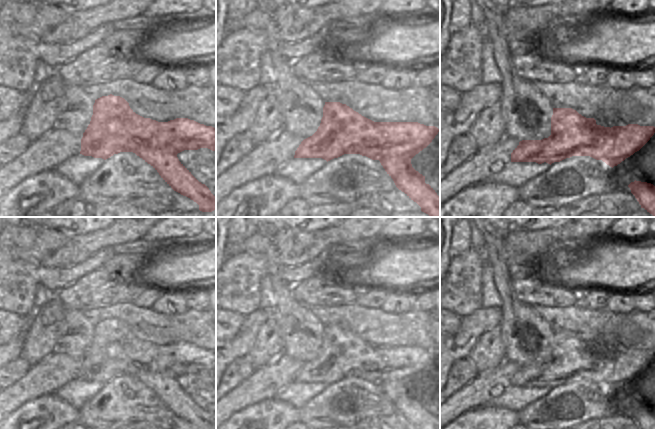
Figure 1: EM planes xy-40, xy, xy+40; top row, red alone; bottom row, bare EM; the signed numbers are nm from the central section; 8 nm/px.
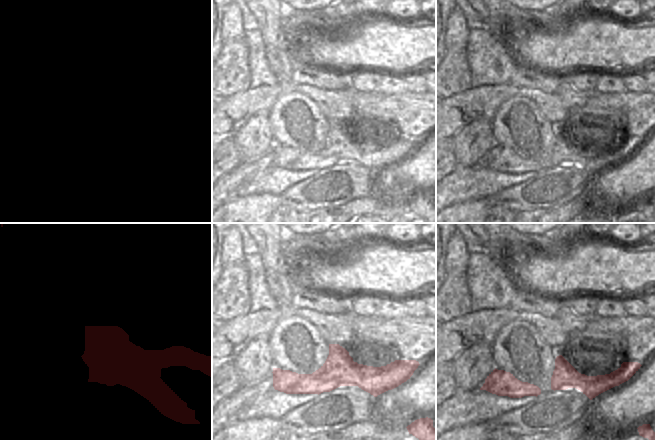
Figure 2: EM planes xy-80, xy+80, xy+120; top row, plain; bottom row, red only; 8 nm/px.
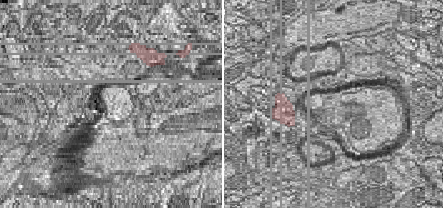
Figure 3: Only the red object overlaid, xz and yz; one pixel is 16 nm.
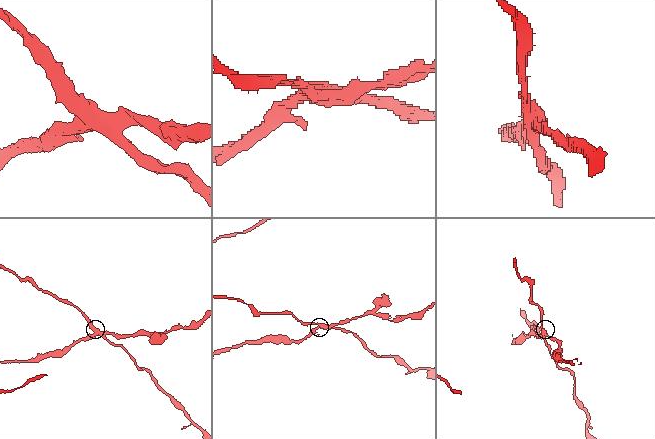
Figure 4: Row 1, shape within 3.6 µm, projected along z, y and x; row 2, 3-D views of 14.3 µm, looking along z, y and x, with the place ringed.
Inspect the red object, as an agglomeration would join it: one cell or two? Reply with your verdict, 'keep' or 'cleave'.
cleave

